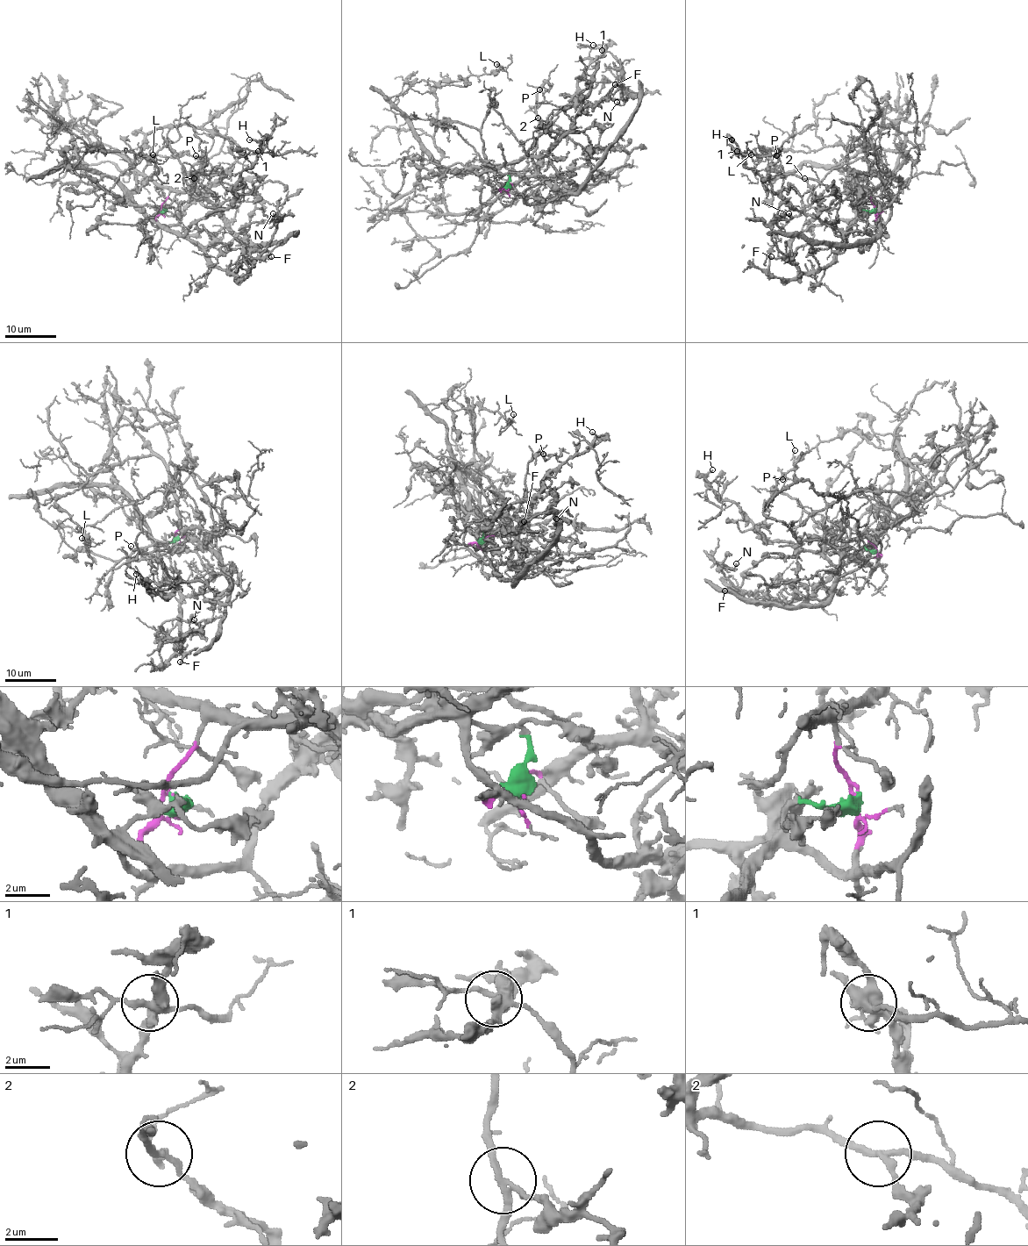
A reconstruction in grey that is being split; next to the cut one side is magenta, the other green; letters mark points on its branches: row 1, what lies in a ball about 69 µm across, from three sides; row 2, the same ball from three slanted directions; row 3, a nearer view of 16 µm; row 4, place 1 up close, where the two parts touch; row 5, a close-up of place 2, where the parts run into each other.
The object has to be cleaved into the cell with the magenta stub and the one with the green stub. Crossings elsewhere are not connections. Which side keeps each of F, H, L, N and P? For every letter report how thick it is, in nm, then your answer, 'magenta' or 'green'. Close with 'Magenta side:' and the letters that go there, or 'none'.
F: 110 nm | green
H: 180 nm | green
L: 120 nm | magenta
N: 140 nm | green
P: 120 nm | magenta
Magenta side: L, P

